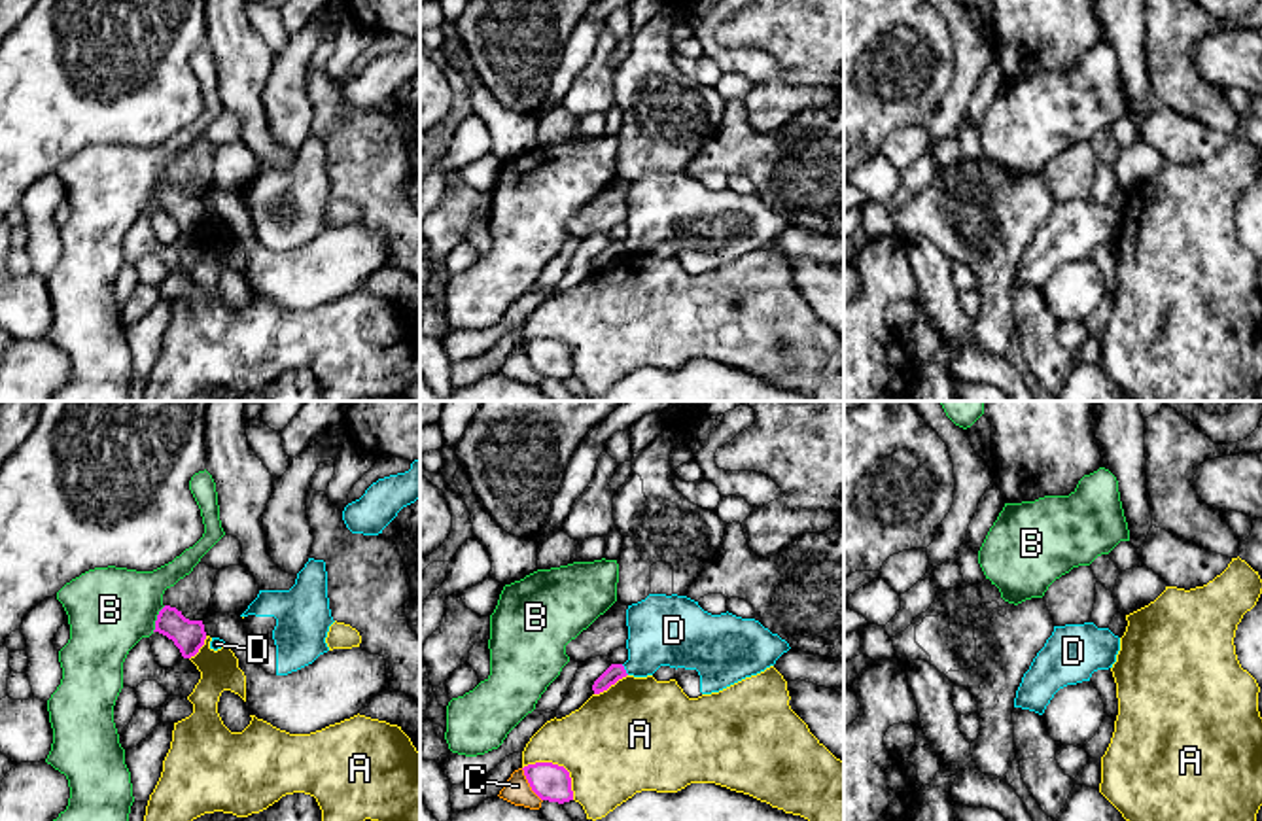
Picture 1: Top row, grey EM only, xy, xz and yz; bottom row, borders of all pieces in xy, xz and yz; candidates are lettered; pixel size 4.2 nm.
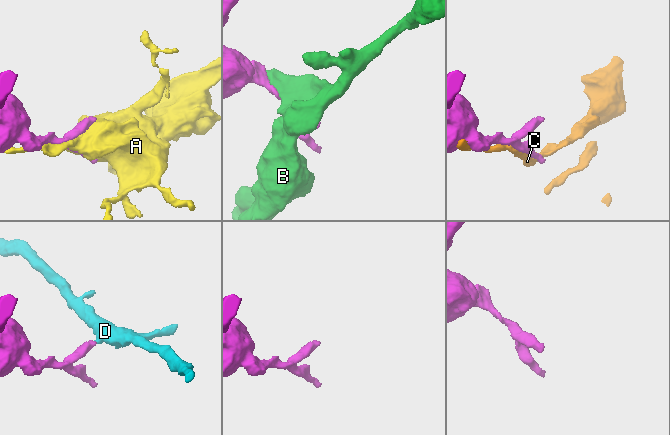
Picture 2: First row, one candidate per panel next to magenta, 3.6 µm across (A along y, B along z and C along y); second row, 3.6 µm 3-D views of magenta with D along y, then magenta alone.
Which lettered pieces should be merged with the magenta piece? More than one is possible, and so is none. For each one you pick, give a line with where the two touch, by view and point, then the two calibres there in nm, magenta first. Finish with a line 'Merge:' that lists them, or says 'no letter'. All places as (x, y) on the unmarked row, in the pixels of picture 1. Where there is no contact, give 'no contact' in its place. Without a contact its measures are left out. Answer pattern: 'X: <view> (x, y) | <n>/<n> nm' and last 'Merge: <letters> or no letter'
Merge: no letter

